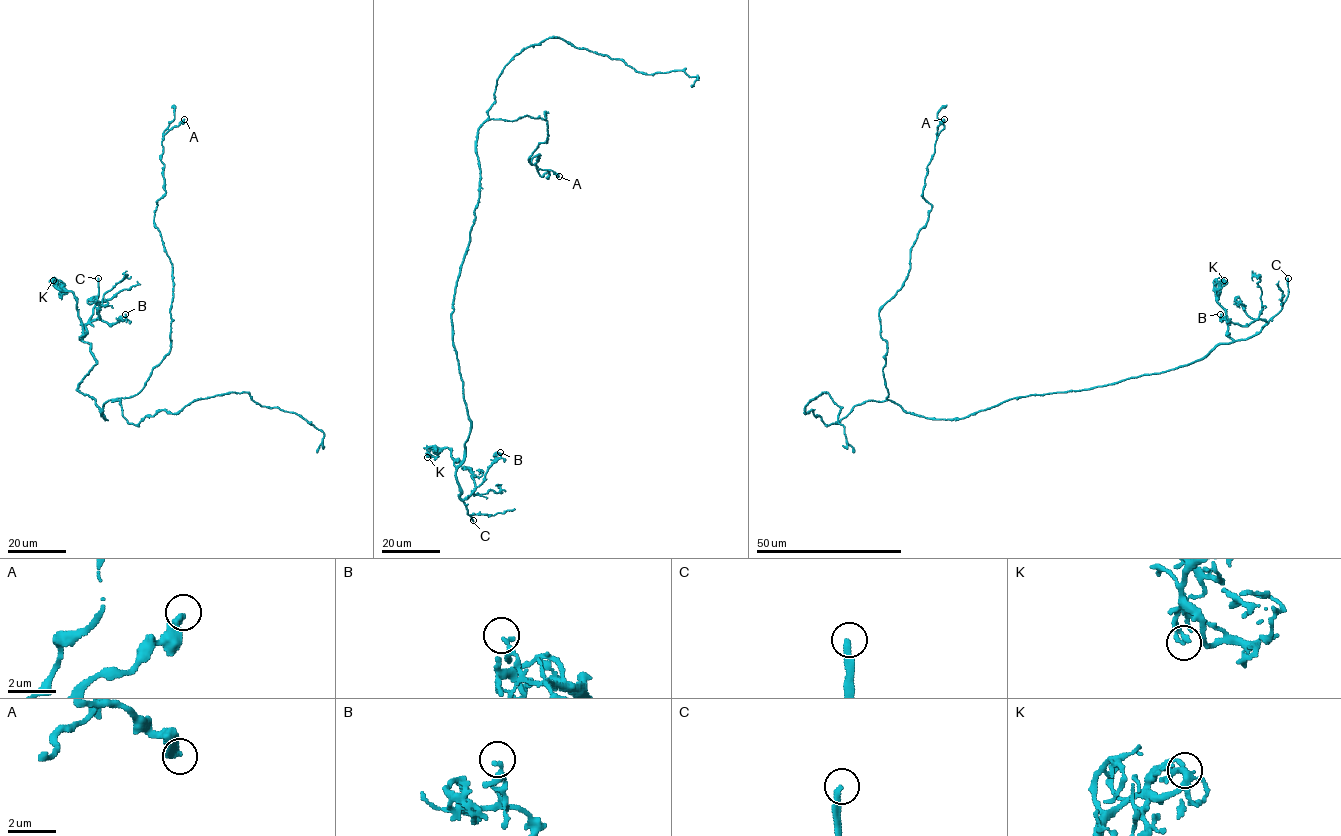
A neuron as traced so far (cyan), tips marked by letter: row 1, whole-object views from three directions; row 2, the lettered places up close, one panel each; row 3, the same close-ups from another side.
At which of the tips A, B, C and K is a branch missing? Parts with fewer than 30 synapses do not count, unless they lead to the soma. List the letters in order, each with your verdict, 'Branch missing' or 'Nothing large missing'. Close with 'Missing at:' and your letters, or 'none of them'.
A: Nothing large missing
B: Nothing large missing
C: Branch missing
K: Nothing large missing
Missing at: C

